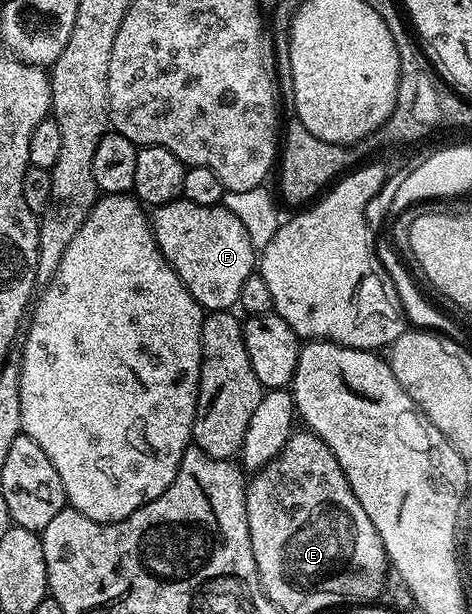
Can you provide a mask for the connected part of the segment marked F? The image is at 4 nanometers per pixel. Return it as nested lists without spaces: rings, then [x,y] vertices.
[[[186,200],[154,207],[150,220],[155,243],[164,260],[175,269],[185,288],[189,288],[189,292],[199,301],[204,311],[231,310],[239,301],[241,284],[245,284],[245,280],[249,280],[249,276],[257,270],[257,247],[249,240],[249,232],[245,232],[241,220],[237,220],[237,216],[233,216],[233,212],[229,212],[222,204],[202,206]]]

